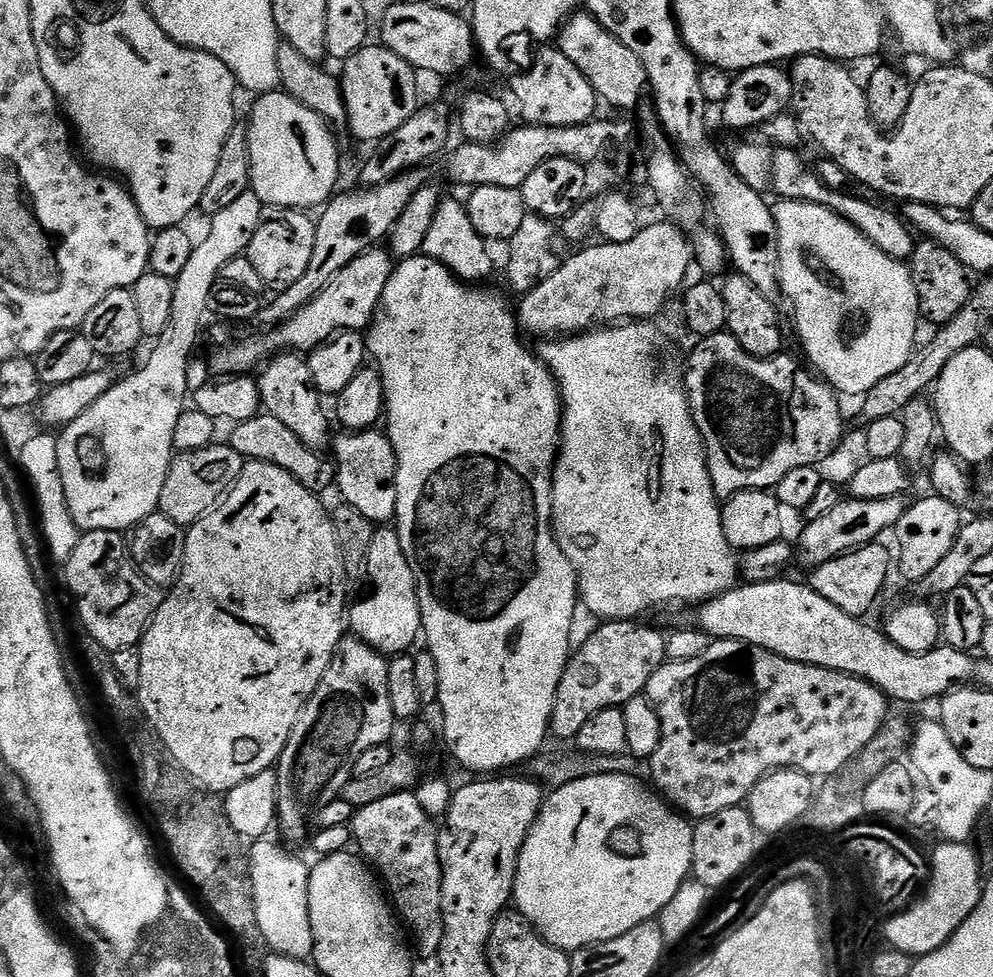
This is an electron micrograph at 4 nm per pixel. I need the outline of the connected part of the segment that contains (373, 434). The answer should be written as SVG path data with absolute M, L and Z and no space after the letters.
M380 430L349 432L337 435L334 440L334 463L336 484L344 497L343 503L349 504L362 518L377 526L387 525L396 519L398 506L398 486L396 485L396 451L388 441L387 435Z

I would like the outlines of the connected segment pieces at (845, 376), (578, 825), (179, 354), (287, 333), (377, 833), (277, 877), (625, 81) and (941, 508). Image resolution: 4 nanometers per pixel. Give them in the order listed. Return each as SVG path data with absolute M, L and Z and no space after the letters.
M780 200L775 205L776 225L778 226L778 258L780 259L780 291L783 299L792 303L792 316L796 319L796 332L800 335L800 344L808 355L807 363L832 387L832 391L842 394L862 394L867 396L882 378L890 378L890 374L898 374L906 362L910 362L912 353L918 347L916 340L916 327L922 324L920 307L918 306L918 294L914 294L914 282L912 281L911 267L903 260L890 258L870 238L866 238L857 230L849 220L834 214L826 206L821 204L807 204L801 200Z
M598 774L598 778L578 778L578 782L570 782L566 786L547 793L545 802L540 808L538 818L528 832L526 842L520 851L516 867L515 907L528 920L528 923L556 948L562 948L571 954L580 948L589 948L591 944L601 944L610 938L618 938L626 934L626 930L634 930L634 926L655 921L660 911L678 894L684 881L689 879L692 870L692 837L693 825L679 811L673 810L651 787L643 788L641 781L634 776L622 774Z
M248 191L239 196L231 206L226 206L226 210L218 210L218 214L210 217L209 224L212 225L209 226L204 241L201 244L199 241L193 247L190 262L186 262L182 274L174 277L174 303L170 310L170 322L166 330L162 330L162 334L155 337L156 349L153 350L152 357L125 380L117 379L112 388L106 390L106 394L102 394L102 398L98 398L98 402L94 402L90 410L86 410L86 414L78 414L78 418L74 418L74 422L70 422L59 433L56 442L58 470L62 474L62 486L66 490L70 514L81 533L110 530L124 534L159 509L162 486L166 482L166 474L174 455L174 429L190 400L188 358L200 334L200 327L204 324L204 316L209 315L210 290L220 279L226 262L247 253L250 238L254 238L254 230L258 230L260 221L265 216L265 204L258 198L258 194Z
M383 247L369 248L350 266L342 266L334 278L302 310L298 310L286 322L275 328L260 330L257 336L248 336L245 340L236 340L225 348L220 348L212 356L212 368L221 377L227 378L237 374L252 374L269 358L281 352L299 352L307 354L319 348L321 344L332 339L341 332L355 332L367 329L372 323L372 315L376 312L378 302L382 298L382 290L388 277L392 274L394 260Z
M410 791L390 794L390 798L355 809L350 827L355 847L360 847L359 855L378 873L403 927L412 931L415 951L436 958L442 946L444 915L440 838L437 825L432 824L433 817L422 810L415 791Z
M261 838L250 848L252 873L252 897L258 914L258 926L264 935L264 943L275 955L289 956L295 960L308 960L312 956L314 934L310 926L310 868L296 856L291 856L283 843L275 844L272 838Z
M577 10L565 20L558 33L558 47L574 66L578 66L578 70L582 70L582 78L590 82L603 103L605 100L612 108L635 109L643 96L645 99L648 75L642 62L638 62L634 50L626 50L626 46L622 46L622 42L618 42L618 38L614 38L614 34L610 34L610 30L606 30L606 26L588 11Z
M928 494L925 500L917 504L909 503L904 509L902 518L894 529L896 548L900 551L900 572L908 580L927 581L932 575L934 566L950 554L962 523L961 509L938 495Z

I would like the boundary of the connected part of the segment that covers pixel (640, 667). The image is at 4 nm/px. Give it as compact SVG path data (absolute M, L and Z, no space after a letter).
M610 620L601 623L588 641L571 653L562 682L556 695L556 709L552 715L551 731L568 742L575 741L578 730L604 708L623 708L630 698L647 689L654 670L666 663L665 633L651 628L648 622Z

